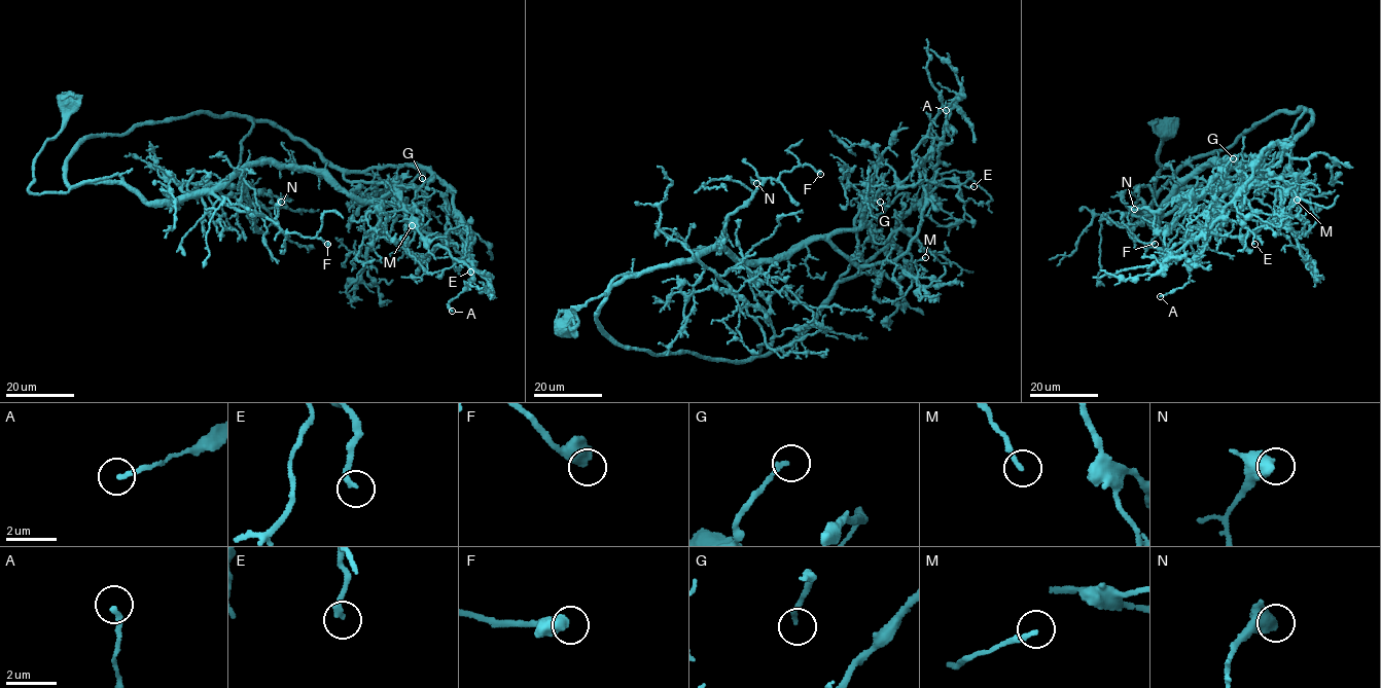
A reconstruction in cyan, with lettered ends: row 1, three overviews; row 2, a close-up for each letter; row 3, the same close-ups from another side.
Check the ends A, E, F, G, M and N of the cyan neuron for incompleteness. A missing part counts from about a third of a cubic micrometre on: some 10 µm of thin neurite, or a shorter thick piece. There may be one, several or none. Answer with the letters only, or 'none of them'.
E, F

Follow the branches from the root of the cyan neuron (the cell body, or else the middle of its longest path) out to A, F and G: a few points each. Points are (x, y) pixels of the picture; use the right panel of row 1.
A: (1206, 165), (1226, 160), (1237, 186), (1215, 193), (1199, 255), (1194, 241), (1183, 249), (1188, 283), (1160, 296)
F: (1206, 165), (1196, 168), (1172, 196), (1151, 214), (1143, 216), (1134, 226), (1130, 234), (1134, 241), (1155, 244)
G: (1206, 165), (1226, 160), (1227, 182), (1239, 185), (1242, 166), (1231, 159), (1223, 171), (1233, 158)

